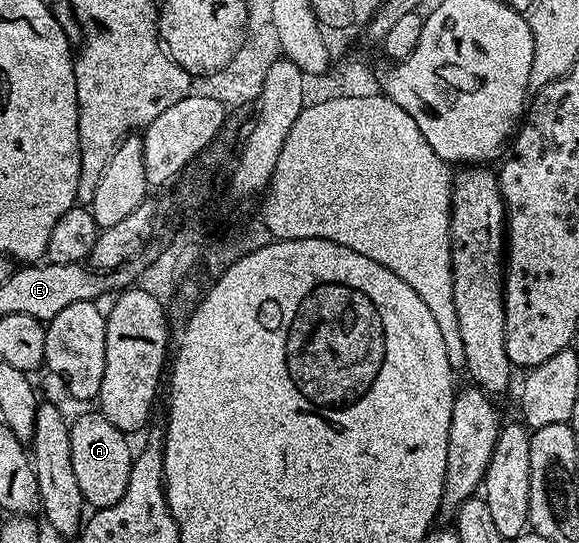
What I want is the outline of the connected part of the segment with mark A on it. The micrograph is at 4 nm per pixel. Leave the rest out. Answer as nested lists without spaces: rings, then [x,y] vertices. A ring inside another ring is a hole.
[[[101,412],[83,414],[70,423],[71,455],[73,473],[77,476],[77,485],[83,493],[83,501],[88,507],[100,510],[109,508],[125,496],[125,484],[129,484],[129,472],[133,457],[133,446],[127,443],[128,435],[118,430]]]

